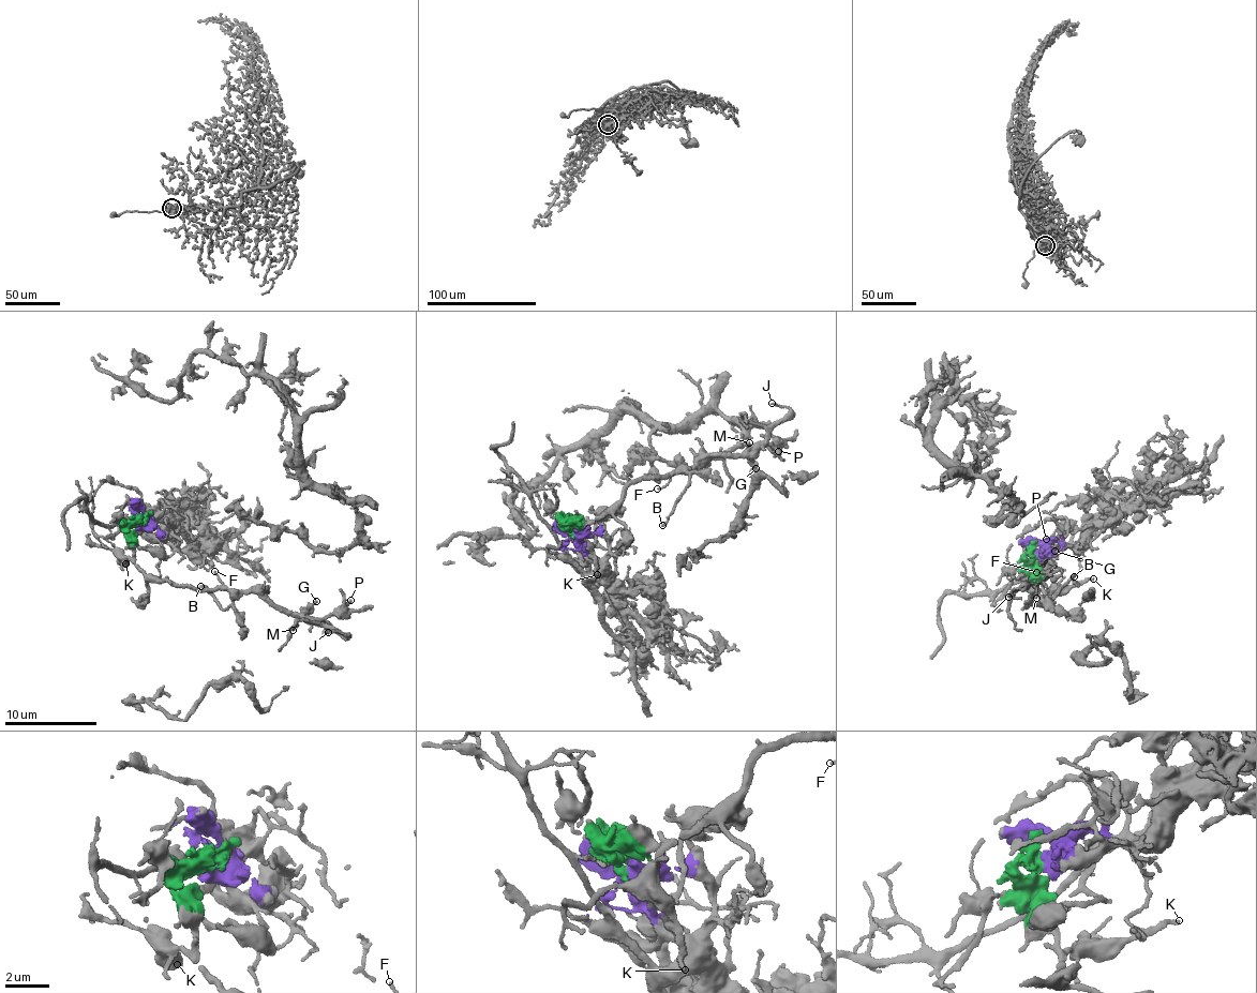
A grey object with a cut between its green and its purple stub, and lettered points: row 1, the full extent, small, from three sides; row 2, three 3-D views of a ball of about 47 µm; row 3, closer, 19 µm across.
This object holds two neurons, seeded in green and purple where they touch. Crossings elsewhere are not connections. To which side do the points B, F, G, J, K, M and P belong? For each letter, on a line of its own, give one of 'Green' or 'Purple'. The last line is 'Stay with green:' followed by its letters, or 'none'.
B: Green
F: Green
G: Green
J: Green
K: Green
M: Green
P: Green
Stay with green: B, F, G, J, K, M, P

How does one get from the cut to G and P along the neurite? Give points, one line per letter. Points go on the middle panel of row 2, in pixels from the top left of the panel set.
G: (573, 529), (570, 526), (579, 520), (597, 517), (634, 482), (663, 480), (703, 457), (746, 456), (756, 469)
P: (573, 529), (570, 526), (579, 520), (597, 517), (634, 482), (663, 480), (703, 457), (779, 450)

